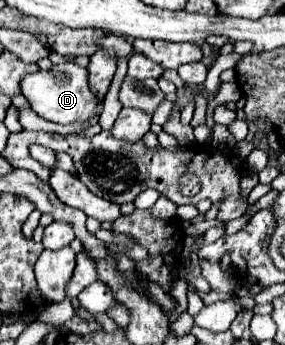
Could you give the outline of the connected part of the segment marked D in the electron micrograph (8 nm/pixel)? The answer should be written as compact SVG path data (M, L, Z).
M59 63L51 71L37 71L33 75L25 75L25 79L21 81L21 89L25 99L31 103L31 109L53 123L85 123L99 115L101 101L89 87L87 69L79 67L77 63Z

